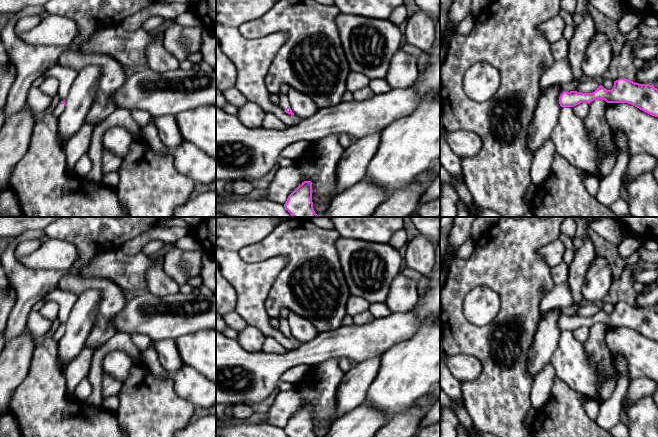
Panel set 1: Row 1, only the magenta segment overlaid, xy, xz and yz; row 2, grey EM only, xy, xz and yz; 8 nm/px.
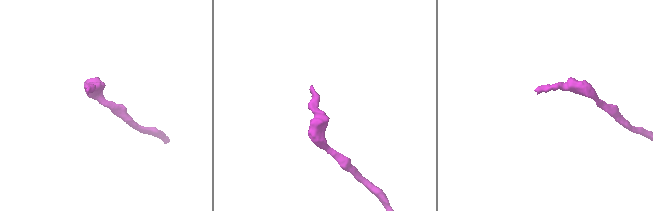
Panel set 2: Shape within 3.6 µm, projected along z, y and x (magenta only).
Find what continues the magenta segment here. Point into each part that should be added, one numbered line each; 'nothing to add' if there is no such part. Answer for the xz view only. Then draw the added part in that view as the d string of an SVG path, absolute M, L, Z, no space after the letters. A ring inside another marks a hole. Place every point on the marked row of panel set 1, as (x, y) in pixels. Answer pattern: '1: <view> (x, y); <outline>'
1: xz (283, 100); M278 92L277 95L279 97L279 106L283 110L285 110L288 106L290 106L287 95L284 95L284 94L280 93L280 92Z

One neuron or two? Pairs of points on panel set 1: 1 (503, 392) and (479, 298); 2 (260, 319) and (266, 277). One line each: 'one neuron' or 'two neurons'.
1: two neurons
2: one neuron

